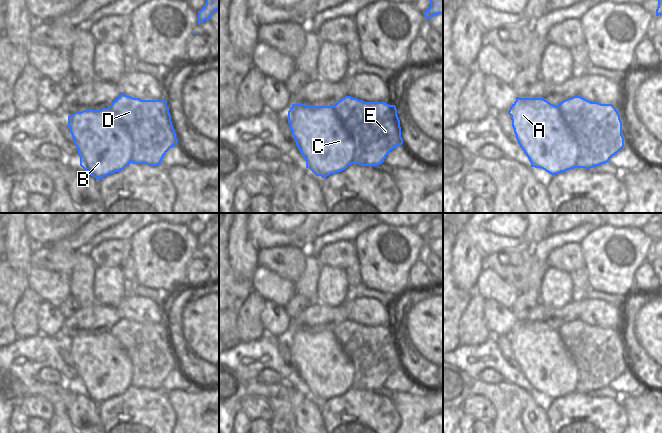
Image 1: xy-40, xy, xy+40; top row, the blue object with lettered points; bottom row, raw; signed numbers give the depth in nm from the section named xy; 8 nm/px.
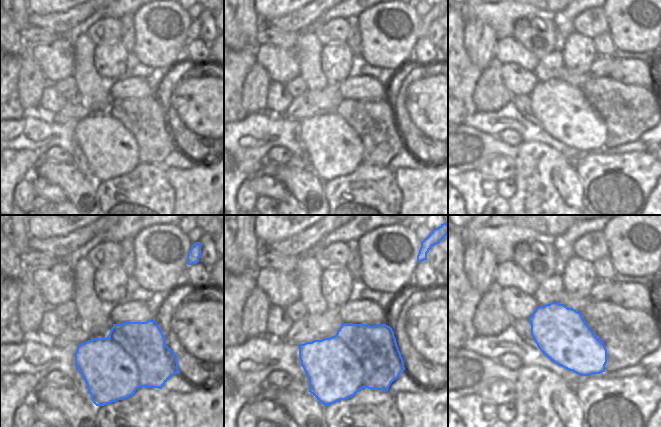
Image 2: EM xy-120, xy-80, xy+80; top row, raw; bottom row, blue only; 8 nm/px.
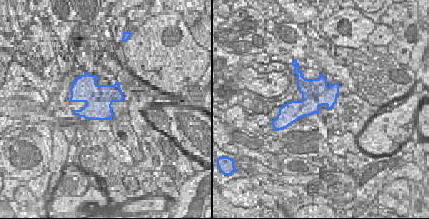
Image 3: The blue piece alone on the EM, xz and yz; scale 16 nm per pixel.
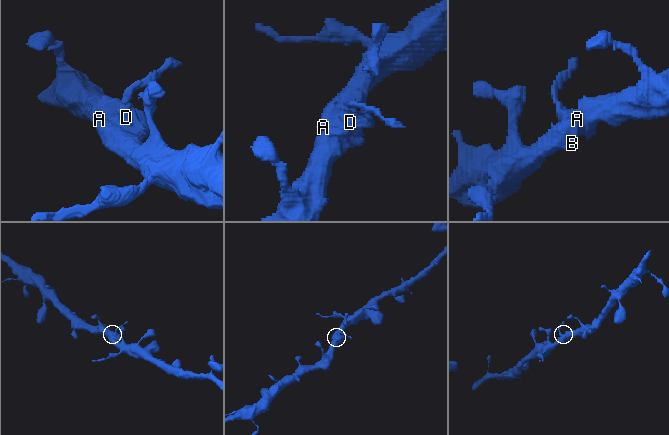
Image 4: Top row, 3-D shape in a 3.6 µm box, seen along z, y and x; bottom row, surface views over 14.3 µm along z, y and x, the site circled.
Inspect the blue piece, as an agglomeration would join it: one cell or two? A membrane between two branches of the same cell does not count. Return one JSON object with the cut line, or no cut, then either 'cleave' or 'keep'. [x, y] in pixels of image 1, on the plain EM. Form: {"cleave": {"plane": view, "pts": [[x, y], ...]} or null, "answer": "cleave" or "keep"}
{"cleave": null, "answer": "keep"}

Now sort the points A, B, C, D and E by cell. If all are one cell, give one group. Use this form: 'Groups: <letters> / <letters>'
Groups: A B C D E.

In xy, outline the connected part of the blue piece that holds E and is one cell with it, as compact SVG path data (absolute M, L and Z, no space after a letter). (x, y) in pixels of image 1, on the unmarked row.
M345 320L333 330L292 328L288 335L288 347L296 369L306 385L306 392L322 402L341 396L351 388L375 391L384 386L393 372L403 368L396 330L385 326L365 326L351 320Z

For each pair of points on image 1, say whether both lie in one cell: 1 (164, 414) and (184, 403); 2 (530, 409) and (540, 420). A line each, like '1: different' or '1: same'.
1: different
2: same

